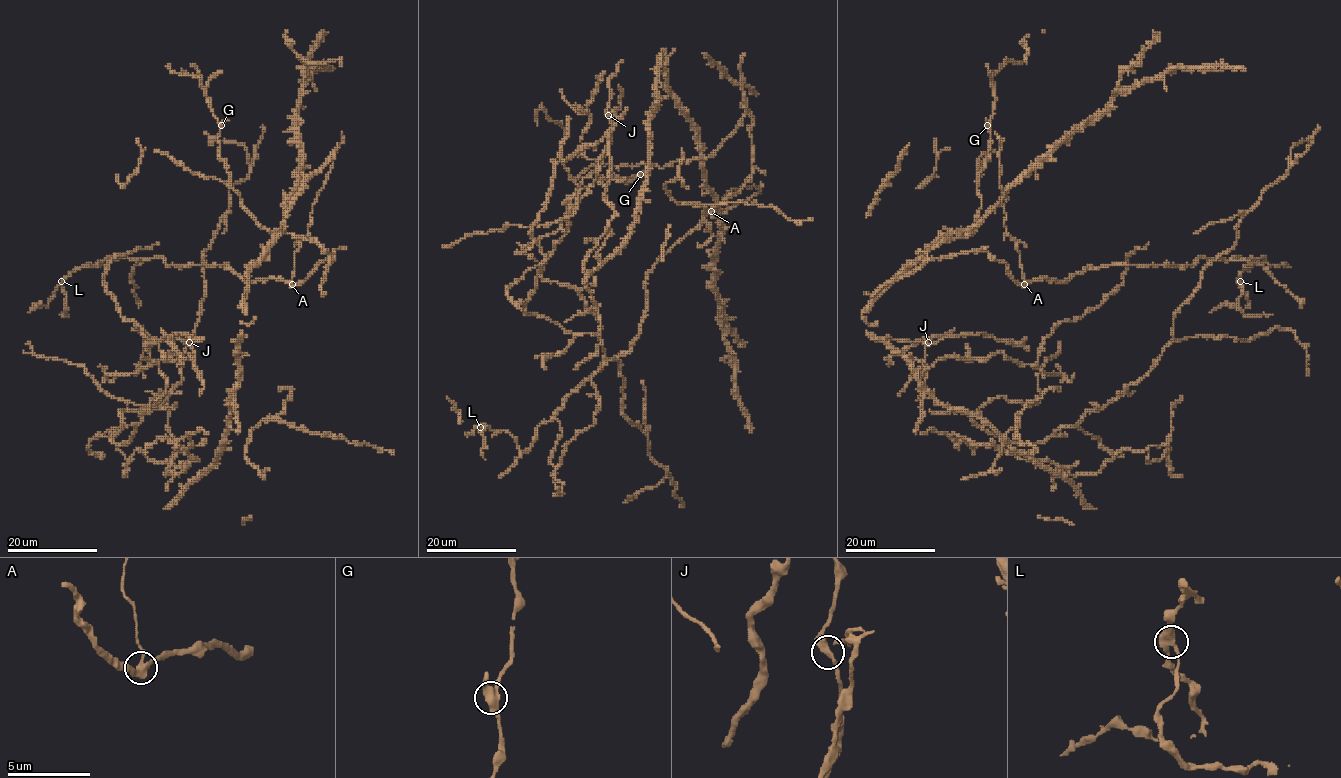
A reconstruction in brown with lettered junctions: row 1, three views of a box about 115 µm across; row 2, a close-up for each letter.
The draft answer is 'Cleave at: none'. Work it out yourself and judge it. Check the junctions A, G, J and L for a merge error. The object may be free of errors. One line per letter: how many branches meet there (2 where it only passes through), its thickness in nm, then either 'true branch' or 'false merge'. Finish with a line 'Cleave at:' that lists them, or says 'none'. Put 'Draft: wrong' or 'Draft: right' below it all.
A: 3 branches meet; 360 nm thick; false merge
G: 3 branches meet; 360 nm thick; true branch
J: 3 branches meet; 360 nm thick; true branch
L: 3 branches meet; 380 nm thick; true branch
Cleave at: A
Draft: wrong

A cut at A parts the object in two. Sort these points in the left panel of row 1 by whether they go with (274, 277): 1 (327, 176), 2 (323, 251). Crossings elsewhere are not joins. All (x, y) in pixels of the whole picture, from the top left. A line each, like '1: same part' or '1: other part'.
1: other part
2: same part

